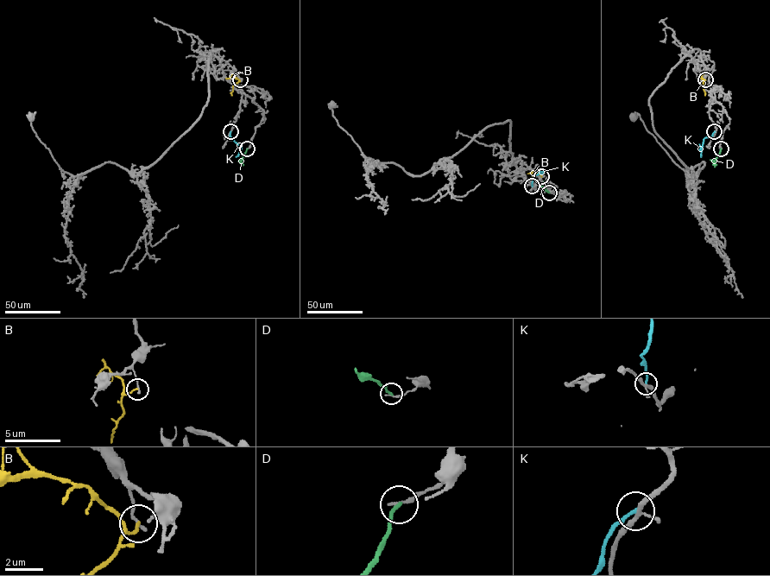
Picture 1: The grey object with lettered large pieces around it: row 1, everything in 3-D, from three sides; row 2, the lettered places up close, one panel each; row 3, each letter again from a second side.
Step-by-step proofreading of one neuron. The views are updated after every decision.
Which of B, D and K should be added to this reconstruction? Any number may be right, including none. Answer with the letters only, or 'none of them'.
none of them

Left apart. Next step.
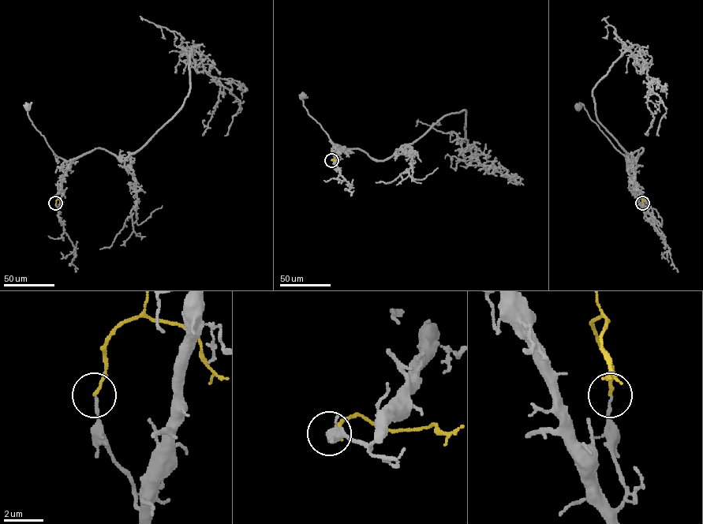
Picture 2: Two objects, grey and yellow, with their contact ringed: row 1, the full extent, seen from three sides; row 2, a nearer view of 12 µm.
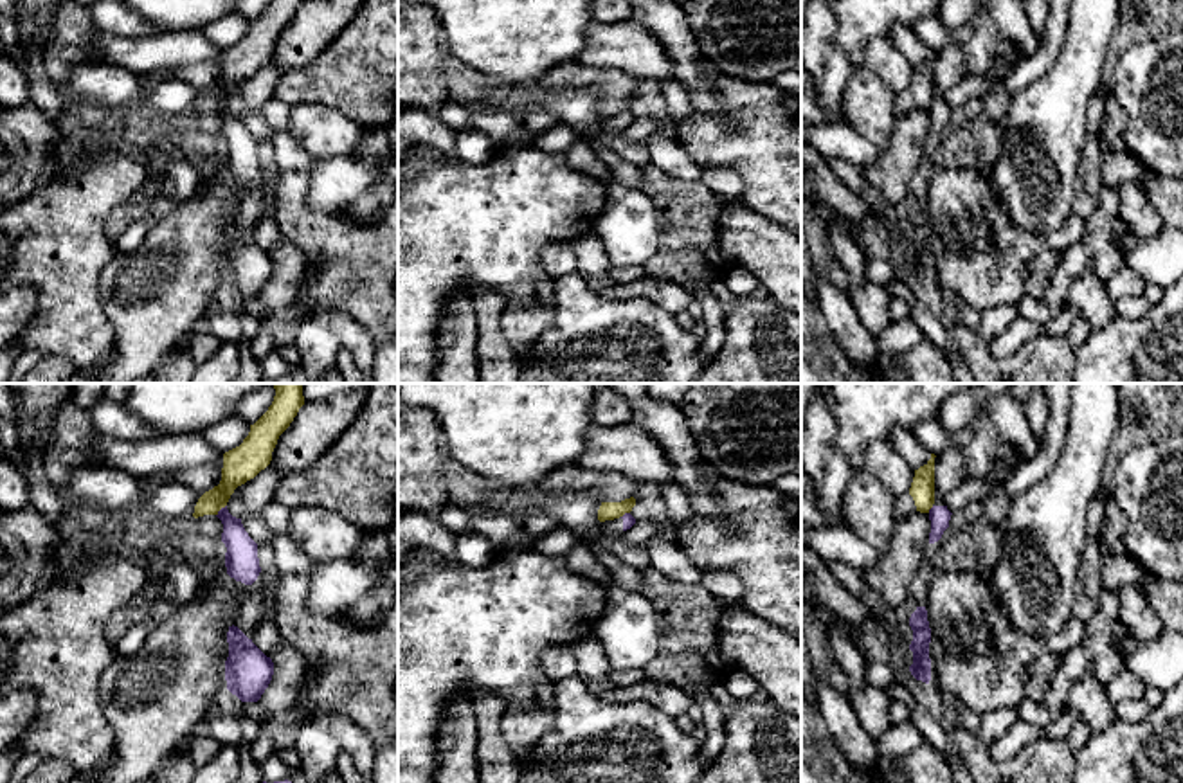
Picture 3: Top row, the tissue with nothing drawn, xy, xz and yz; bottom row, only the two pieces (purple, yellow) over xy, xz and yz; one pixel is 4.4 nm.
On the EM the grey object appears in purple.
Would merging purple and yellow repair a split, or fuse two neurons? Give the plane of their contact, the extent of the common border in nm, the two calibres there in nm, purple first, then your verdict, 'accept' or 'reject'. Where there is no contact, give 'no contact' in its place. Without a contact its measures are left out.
xy | 70 nm | 150/160 nm | reject

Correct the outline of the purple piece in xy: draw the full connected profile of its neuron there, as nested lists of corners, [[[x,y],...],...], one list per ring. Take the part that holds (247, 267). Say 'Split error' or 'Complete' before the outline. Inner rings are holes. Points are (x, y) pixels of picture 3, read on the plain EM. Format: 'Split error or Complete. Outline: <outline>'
Complete. Outline: [[[238,223],[227,229],[227,286],[241,299],[257,299],[274,272],[274,259]]]

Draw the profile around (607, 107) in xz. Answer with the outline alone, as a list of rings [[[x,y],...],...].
[[[564,63],[549,68],[537,83],[546,90],[564,88],[600,88],[601,103],[598,106],[598,117],[614,117],[630,110],[636,103],[632,94],[637,79],[625,72],[603,72],[594,67],[574,63]]]

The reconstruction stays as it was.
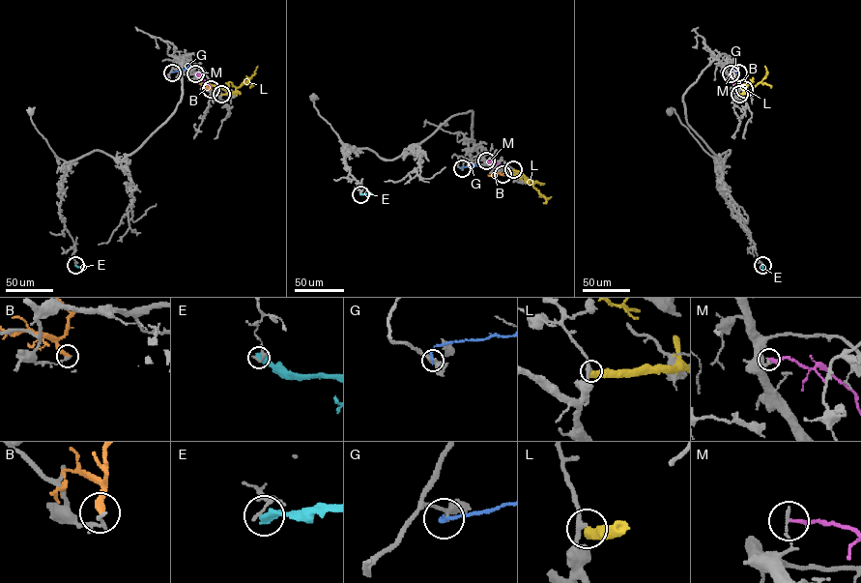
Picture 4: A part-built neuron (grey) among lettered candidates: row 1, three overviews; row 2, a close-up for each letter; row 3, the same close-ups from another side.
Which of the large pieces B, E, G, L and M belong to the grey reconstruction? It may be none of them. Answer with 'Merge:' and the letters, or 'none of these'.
Merge: none of these

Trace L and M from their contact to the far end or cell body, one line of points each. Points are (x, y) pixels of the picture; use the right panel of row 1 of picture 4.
L: (739, 94), (747, 94), (765, 77), (764, 66)
M: (731, 73), (734, 86)

